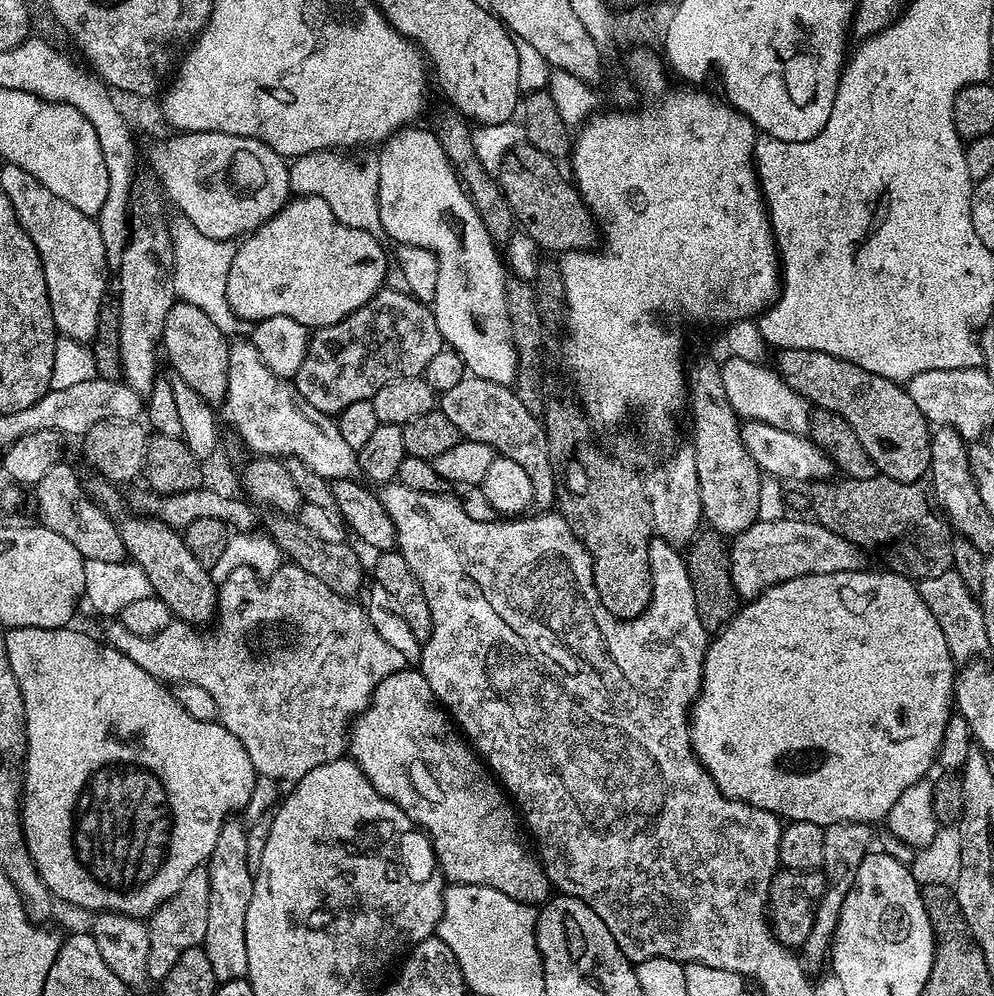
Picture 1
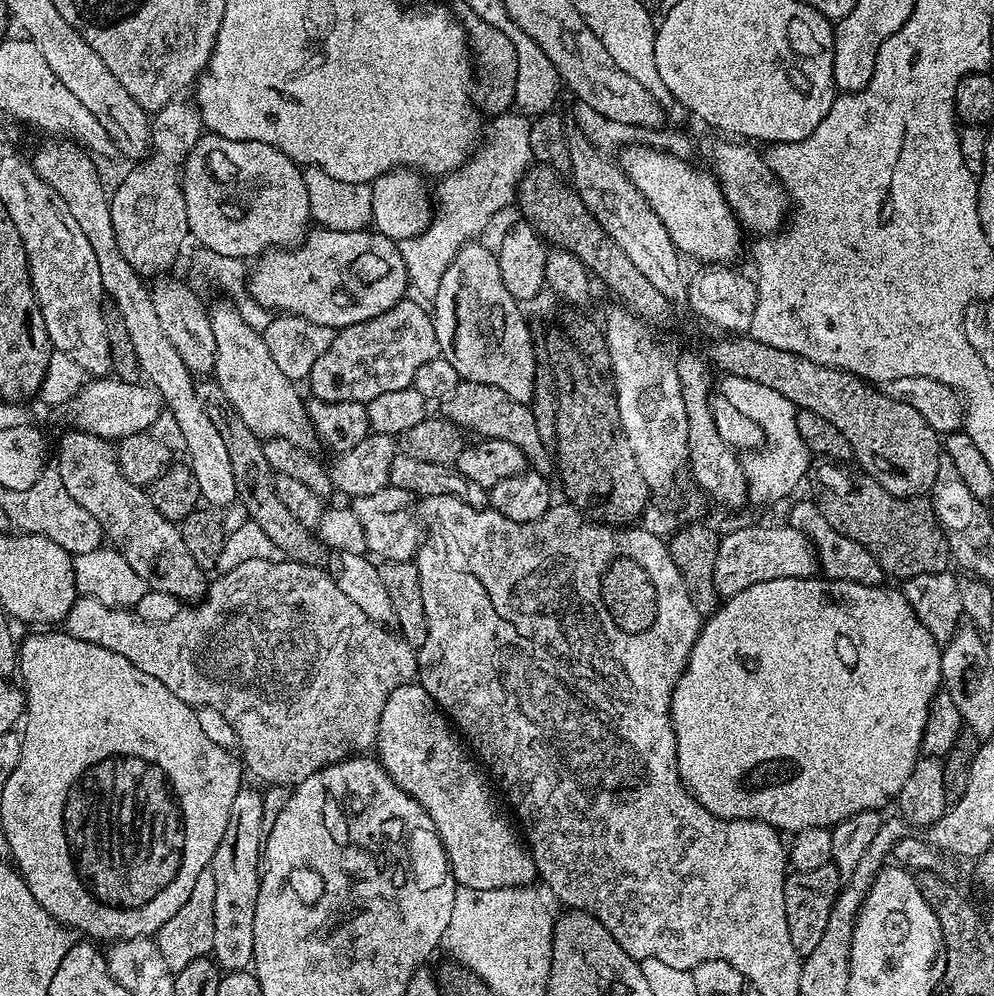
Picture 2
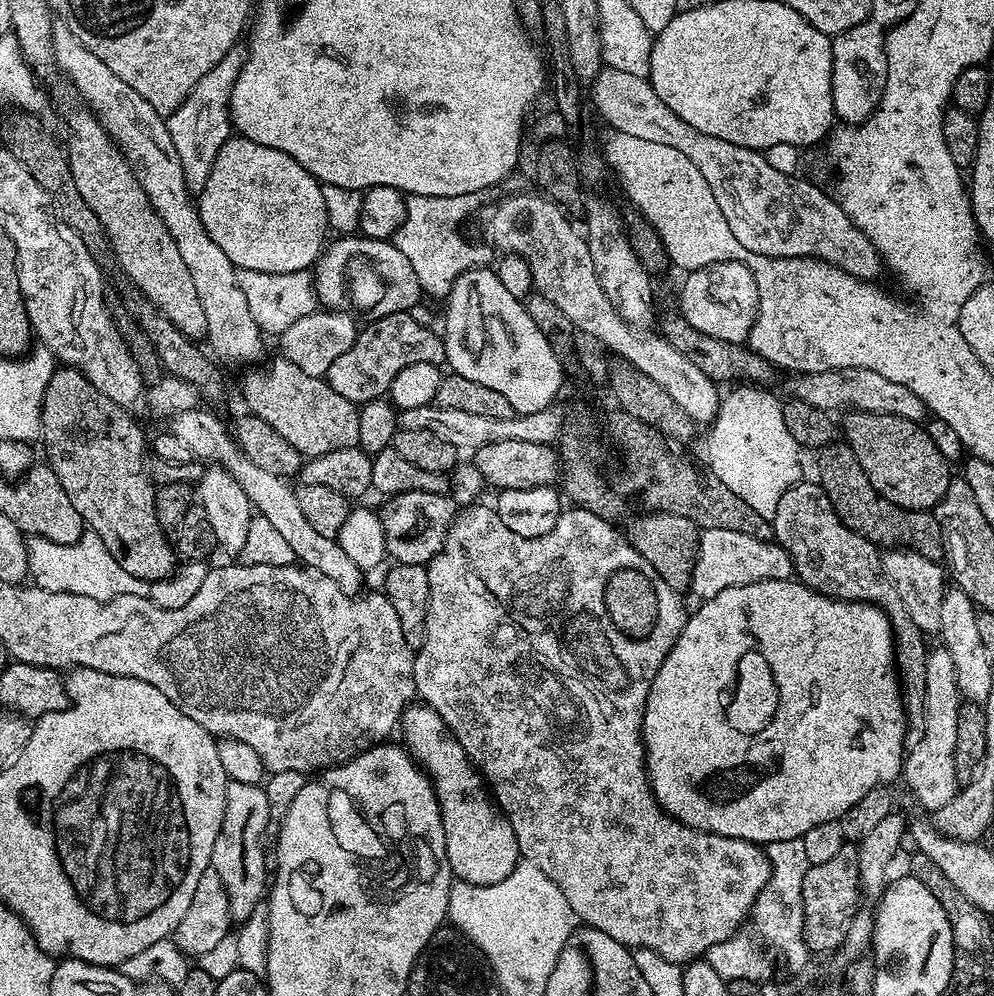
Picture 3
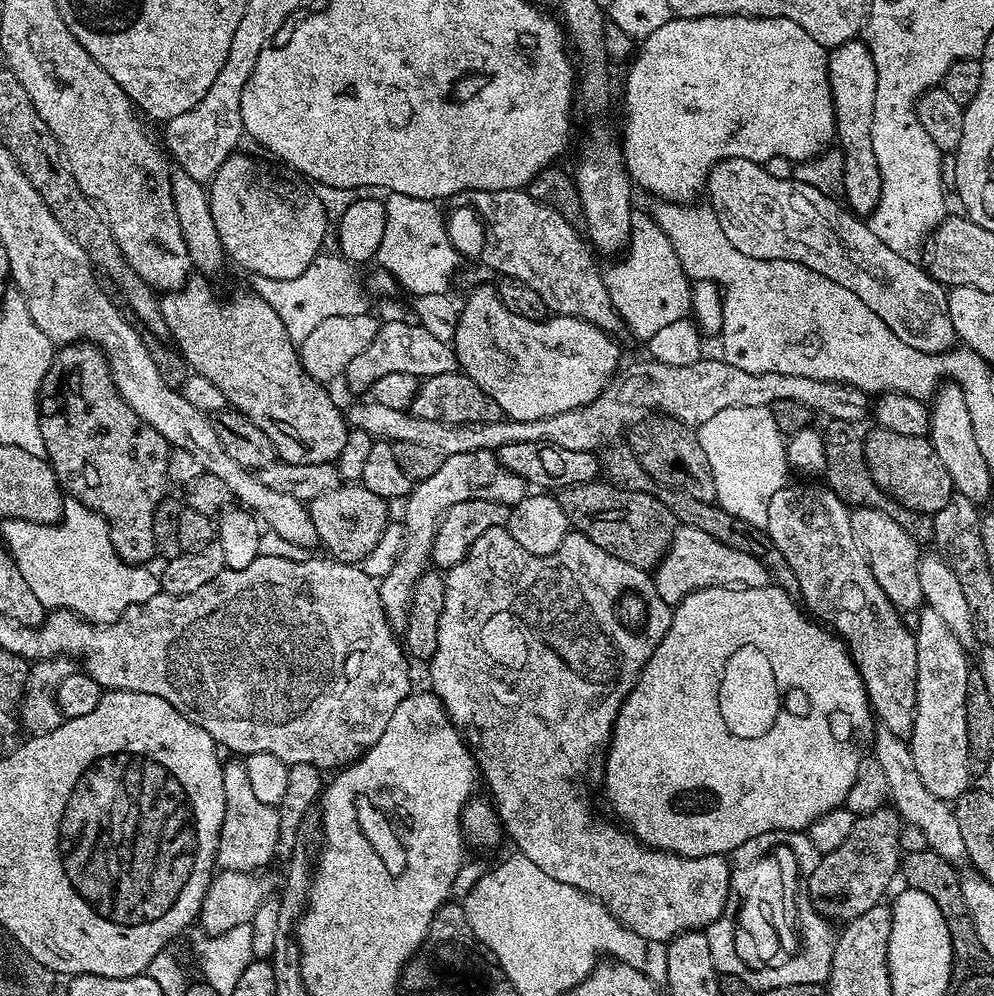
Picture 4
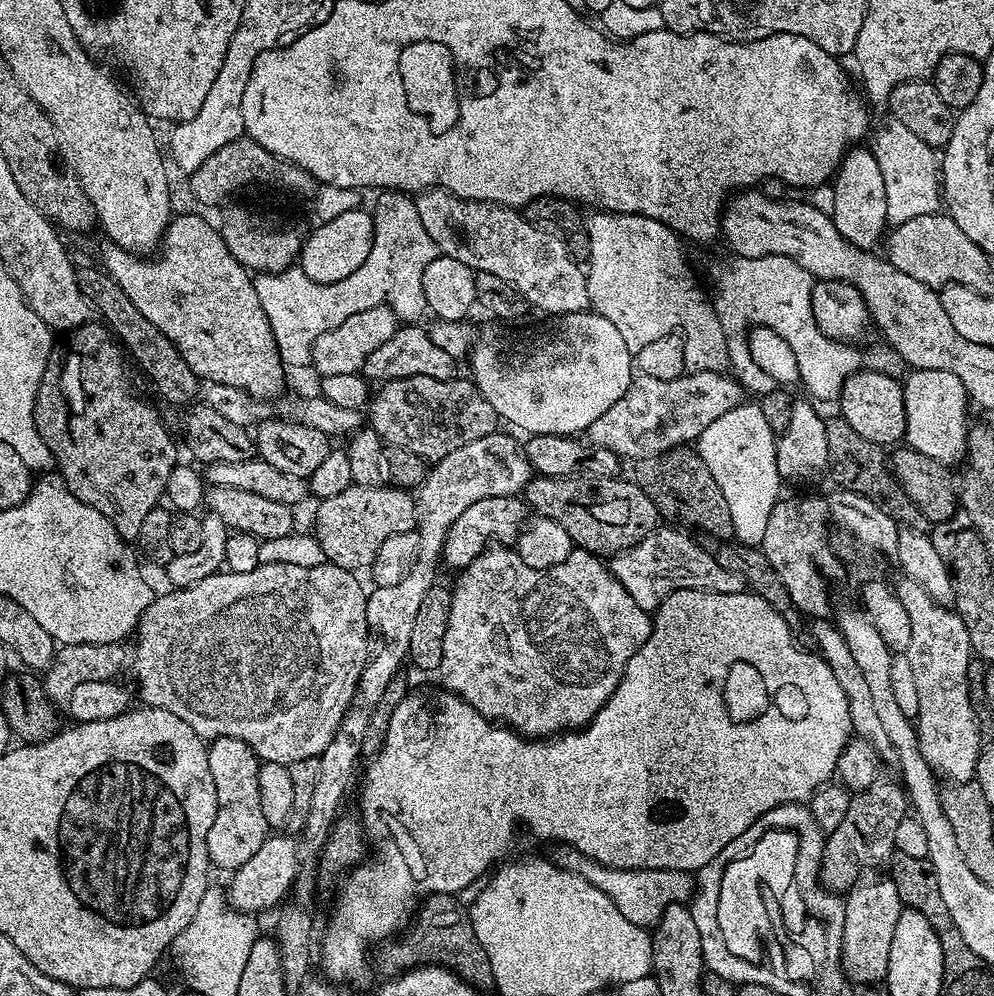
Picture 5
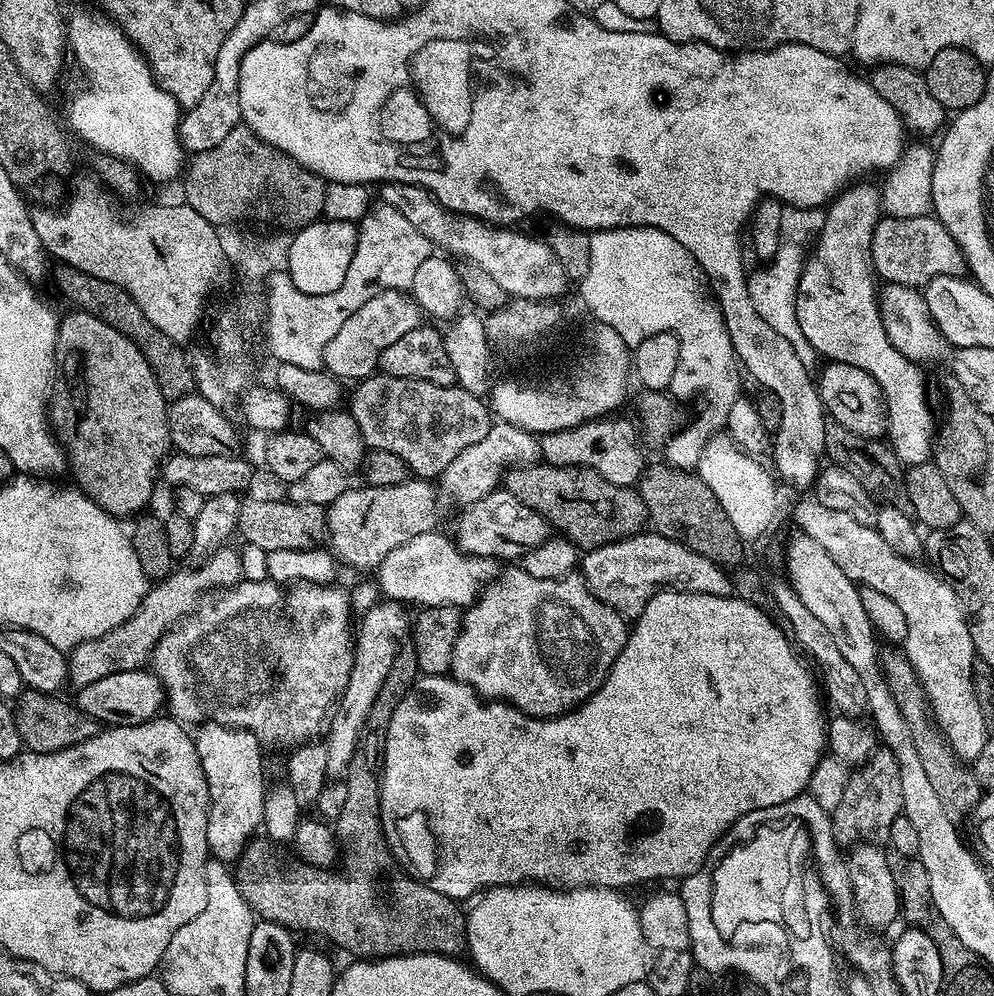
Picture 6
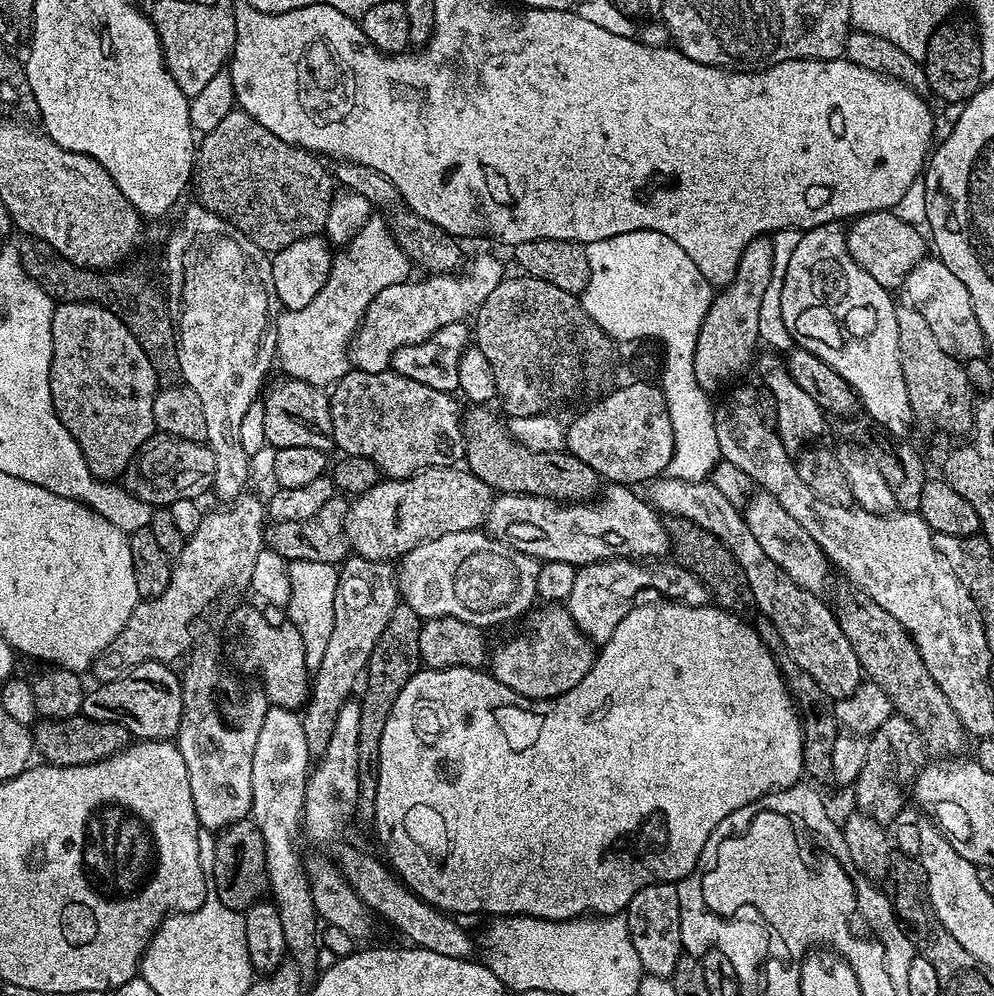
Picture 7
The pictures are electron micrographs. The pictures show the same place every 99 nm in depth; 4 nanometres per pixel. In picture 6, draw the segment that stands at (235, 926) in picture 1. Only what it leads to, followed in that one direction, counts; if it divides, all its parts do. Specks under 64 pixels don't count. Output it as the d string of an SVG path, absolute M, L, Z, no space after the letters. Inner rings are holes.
M211 722L201 723L195 729L194 739L208 787L208 850L217 860L234 862L264 823L266 791L264 760L260 757L262 742L244 728L227 728L224 724Z

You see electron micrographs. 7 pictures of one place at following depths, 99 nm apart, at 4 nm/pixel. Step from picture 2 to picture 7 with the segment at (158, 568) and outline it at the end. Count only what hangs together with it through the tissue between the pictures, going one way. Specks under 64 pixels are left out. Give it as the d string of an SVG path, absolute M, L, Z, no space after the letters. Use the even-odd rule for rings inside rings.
M60 302L52 309L52 365L50 366L50 394L54 410L70 430L74 442L86 458L86 466L102 481L112 482L123 477L142 445L157 431L154 422L154 398L158 381L146 350L126 330L126 326L100 304L90 302Z

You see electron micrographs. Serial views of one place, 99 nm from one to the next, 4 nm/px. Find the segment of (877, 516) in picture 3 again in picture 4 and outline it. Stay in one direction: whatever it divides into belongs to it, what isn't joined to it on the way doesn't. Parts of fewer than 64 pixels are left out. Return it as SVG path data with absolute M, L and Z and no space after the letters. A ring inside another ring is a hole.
M834 420L827 426L829 428L823 429L822 432L824 437L824 470L822 476L823 479L826 478L824 480L834 494L852 508L873 508L886 513L890 518L894 518L894 522L898 522L898 526L902 526L902 530L906 530L906 534L910 534L918 542L931 541L934 536L932 516L902 506L898 501L893 500L887 492L883 492L874 482L864 457L864 442L861 433L856 433L852 429L855 427L846 420Z

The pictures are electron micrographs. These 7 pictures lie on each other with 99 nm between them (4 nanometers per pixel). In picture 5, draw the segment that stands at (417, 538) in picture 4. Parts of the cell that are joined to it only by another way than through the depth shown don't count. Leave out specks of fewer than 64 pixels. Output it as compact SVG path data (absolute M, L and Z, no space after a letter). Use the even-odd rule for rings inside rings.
M503 430L494 431L486 438L478 438L474 442L466 442L466 446L458 446L458 450L453 452L443 453L429 467L427 478L421 482L414 496L420 538L416 558L408 567L406 575L394 586L373 587L367 593L368 626L371 635L380 639L380 645L377 648L375 645L368 658L367 683L369 680L375 686L388 684L390 678L401 671L400 663L408 660L414 617L418 614L418 606L422 606L422 598L428 589L437 583L436 563L441 563L446 534L452 523L468 507L474 506L474 502L482 502L482 498L520 496L533 475L532 467L525 460L518 440L516 444L515 438L507 436Z

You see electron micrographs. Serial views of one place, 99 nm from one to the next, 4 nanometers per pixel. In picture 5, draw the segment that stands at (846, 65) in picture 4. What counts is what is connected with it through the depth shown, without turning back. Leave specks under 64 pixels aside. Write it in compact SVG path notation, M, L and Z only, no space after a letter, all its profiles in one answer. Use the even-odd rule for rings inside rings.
M852 146L849 147L848 151L844 153L844 159L840 161L839 168L836 169L834 173L834 179L831 181L831 186L834 190L834 210L831 214L832 221L834 222L834 226L837 230L842 234L842 238L846 238L852 244L856 245L857 248L867 248L869 250L875 249L877 246L876 239L879 238L885 233L886 227L884 228L884 224L887 225L889 223L888 215L886 214L886 182L882 179L882 166L878 166L878 158L873 154L871 147L865 146L865 148L860 148L861 146Z

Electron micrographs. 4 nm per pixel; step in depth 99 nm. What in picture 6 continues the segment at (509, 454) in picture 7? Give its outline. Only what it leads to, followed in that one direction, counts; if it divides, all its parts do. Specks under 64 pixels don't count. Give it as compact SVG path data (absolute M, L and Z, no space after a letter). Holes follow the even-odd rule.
M547 462L512 466L502 476L502 488L503 491L514 494L518 502L530 506L530 510L534 510L542 519L548 521L555 531L557 528L560 531L557 533L563 534L584 550L600 547L614 540L623 540L626 536L637 535L645 527L648 519L643 498L635 487L614 486L614 482L606 482L602 474L589 468L554 466Z

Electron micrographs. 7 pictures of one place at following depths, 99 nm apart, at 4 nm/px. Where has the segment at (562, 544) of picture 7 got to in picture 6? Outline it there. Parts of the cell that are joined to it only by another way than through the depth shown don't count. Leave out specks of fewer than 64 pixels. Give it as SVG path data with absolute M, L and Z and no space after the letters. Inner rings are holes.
M497 490L486 494L486 498L478 498L478 502L467 505L456 524L454 539L460 549L469 556L485 558L497 556L500 560L523 558L528 552L542 547L550 540L550 525L542 519L530 506L518 502L514 494Z

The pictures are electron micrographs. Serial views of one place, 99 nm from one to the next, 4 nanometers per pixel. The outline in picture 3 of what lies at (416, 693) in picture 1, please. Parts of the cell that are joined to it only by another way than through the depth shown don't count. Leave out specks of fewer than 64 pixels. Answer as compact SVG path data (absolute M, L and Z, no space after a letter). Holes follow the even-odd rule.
M413 702L400 717L403 747L424 769L436 790L446 834L446 854L452 875L468 884L493 884L510 875L522 857L514 830L494 803L485 781L446 723L429 704Z

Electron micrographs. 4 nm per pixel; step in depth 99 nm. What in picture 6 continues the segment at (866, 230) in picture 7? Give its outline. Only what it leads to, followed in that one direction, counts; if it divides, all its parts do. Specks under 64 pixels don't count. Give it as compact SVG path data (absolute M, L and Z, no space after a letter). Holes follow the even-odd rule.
M885 215L876 223L872 235L872 267L881 281L905 284L919 289L936 276L959 276L965 271L964 256L960 248L935 215L918 218L894 218Z

